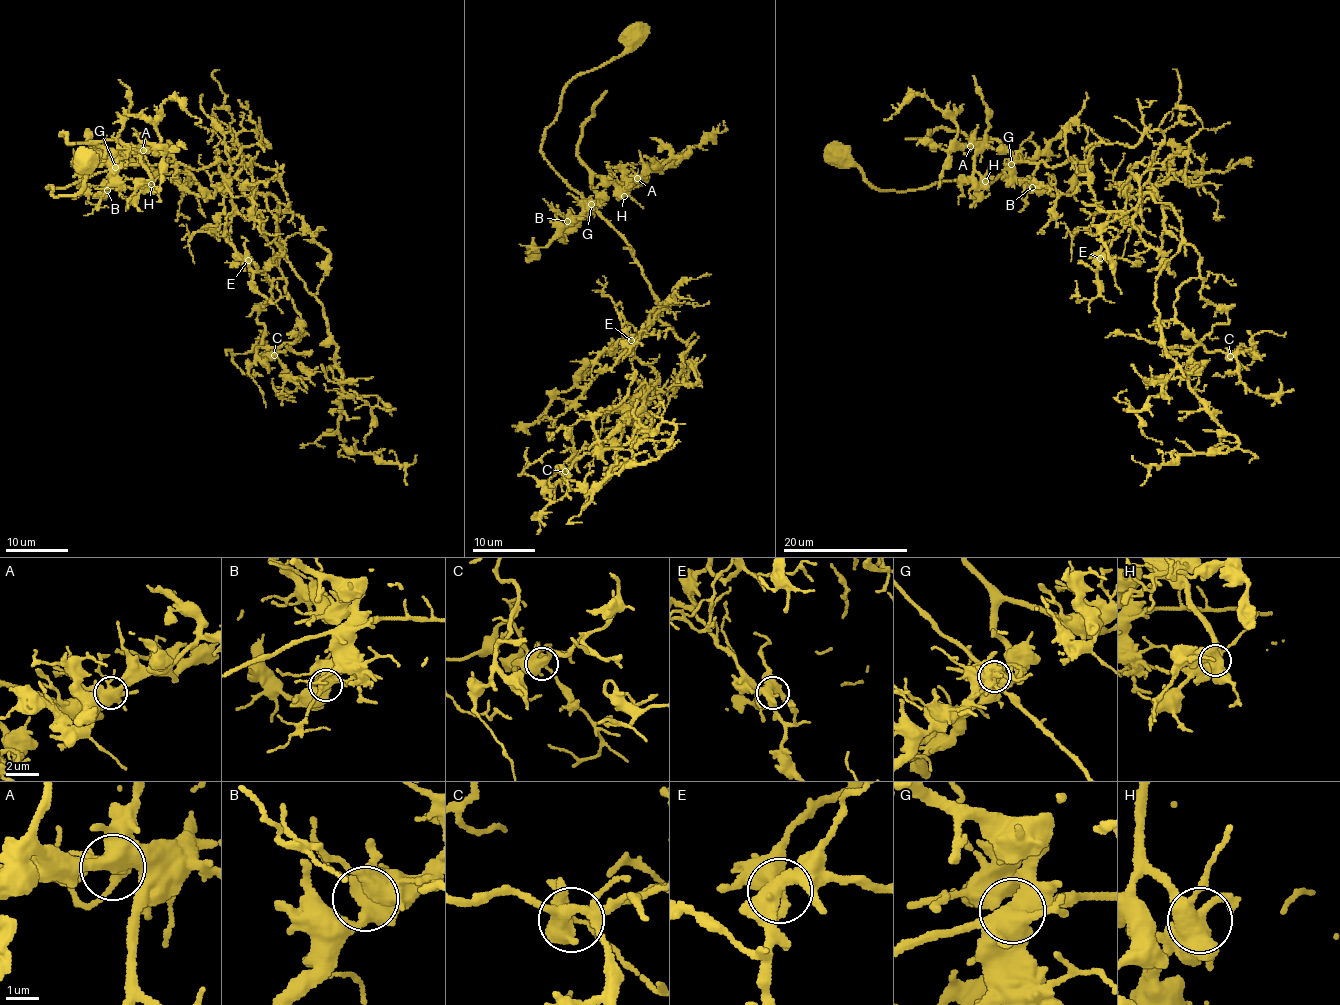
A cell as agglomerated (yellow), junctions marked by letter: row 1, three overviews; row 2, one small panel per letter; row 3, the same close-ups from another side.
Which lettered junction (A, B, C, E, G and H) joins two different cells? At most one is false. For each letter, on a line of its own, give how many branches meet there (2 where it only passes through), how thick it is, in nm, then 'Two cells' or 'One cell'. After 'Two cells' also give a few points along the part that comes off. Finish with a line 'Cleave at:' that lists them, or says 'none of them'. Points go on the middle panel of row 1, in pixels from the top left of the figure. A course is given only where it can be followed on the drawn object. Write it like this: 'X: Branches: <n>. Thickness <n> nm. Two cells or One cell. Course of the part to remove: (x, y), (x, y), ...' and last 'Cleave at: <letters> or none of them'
A: Branches: 6. Thickness 480 nm. One cell
B: Branches: 5. Thickness 440 nm. One cell
C: Branches: 6. Thickness 400 nm. One cell
E: Branches: 5. Thickness 400 nm. One cell
G: Branches: 6. Thickness 550 nm. Two cells. Course of the part to remove: (591, 205), (598, 203), (596, 175), (636, 183), (662, 173), (689, 148), (726, 131), (724, 120)
H: Branches: 5. Thickness 550 nm. One cell
Cleave at: G

